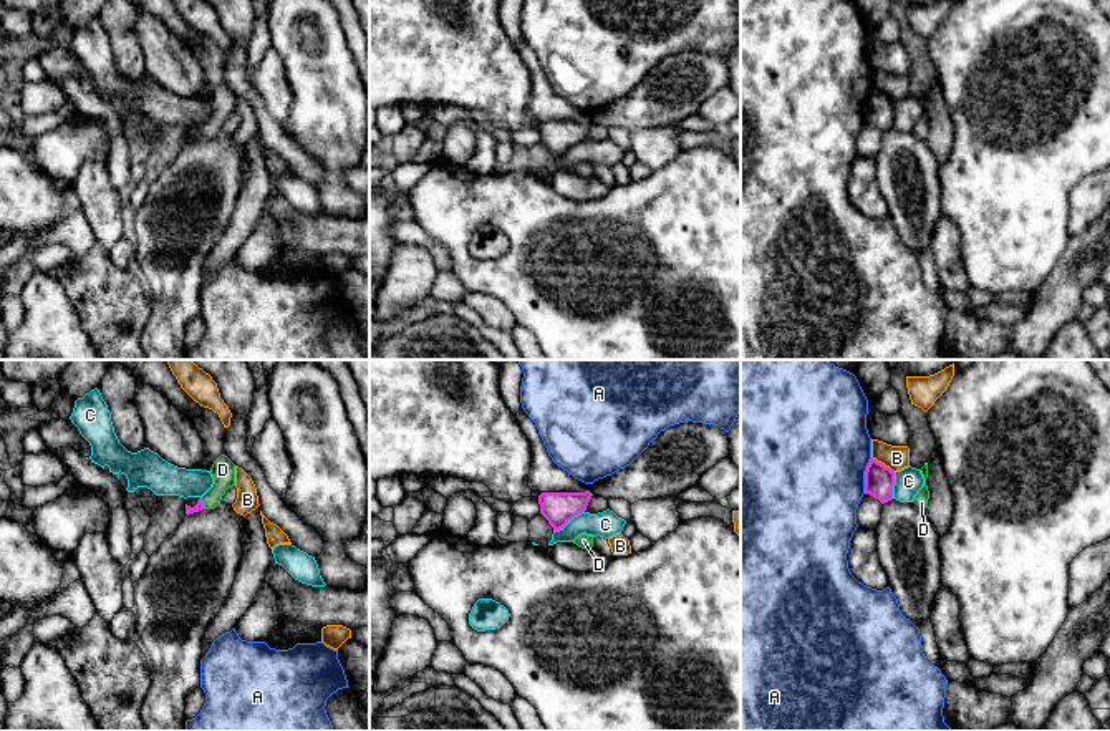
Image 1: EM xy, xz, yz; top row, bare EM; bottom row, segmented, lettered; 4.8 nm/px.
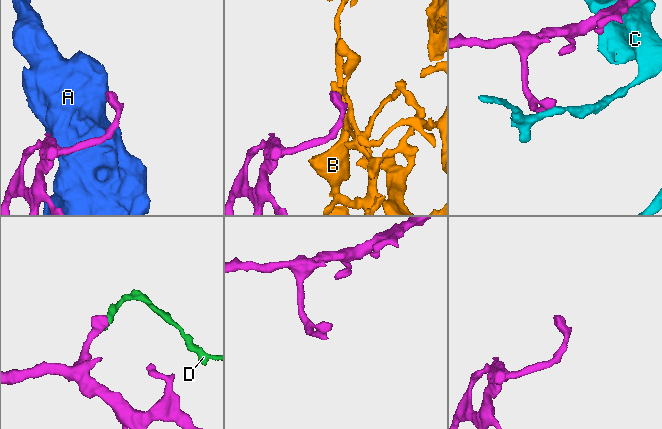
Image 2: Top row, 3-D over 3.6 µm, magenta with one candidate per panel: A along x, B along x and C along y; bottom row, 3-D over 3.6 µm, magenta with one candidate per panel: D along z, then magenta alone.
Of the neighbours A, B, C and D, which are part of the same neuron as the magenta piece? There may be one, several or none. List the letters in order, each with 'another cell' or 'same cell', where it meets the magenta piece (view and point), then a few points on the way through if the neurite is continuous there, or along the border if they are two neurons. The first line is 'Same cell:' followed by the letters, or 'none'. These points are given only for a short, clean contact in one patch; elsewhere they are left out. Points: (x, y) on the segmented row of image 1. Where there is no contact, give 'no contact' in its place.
Same cell: D
A: another cell; meets magenta in yz at (865, 476)
B: another cell; meets magenta in yz at (883, 464)
C: another cell; meets magenta in xz at (569, 519)
D: same cell; meets magenta in xy at (202, 503); runs through xy (199, 506), (202, 503), (219, 488), (222, 469)

